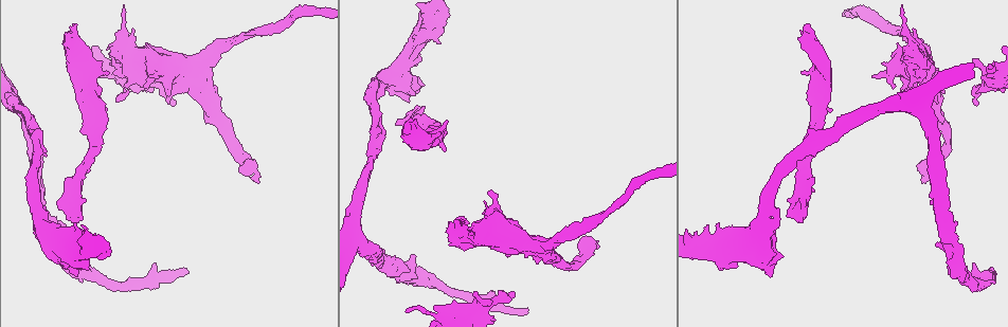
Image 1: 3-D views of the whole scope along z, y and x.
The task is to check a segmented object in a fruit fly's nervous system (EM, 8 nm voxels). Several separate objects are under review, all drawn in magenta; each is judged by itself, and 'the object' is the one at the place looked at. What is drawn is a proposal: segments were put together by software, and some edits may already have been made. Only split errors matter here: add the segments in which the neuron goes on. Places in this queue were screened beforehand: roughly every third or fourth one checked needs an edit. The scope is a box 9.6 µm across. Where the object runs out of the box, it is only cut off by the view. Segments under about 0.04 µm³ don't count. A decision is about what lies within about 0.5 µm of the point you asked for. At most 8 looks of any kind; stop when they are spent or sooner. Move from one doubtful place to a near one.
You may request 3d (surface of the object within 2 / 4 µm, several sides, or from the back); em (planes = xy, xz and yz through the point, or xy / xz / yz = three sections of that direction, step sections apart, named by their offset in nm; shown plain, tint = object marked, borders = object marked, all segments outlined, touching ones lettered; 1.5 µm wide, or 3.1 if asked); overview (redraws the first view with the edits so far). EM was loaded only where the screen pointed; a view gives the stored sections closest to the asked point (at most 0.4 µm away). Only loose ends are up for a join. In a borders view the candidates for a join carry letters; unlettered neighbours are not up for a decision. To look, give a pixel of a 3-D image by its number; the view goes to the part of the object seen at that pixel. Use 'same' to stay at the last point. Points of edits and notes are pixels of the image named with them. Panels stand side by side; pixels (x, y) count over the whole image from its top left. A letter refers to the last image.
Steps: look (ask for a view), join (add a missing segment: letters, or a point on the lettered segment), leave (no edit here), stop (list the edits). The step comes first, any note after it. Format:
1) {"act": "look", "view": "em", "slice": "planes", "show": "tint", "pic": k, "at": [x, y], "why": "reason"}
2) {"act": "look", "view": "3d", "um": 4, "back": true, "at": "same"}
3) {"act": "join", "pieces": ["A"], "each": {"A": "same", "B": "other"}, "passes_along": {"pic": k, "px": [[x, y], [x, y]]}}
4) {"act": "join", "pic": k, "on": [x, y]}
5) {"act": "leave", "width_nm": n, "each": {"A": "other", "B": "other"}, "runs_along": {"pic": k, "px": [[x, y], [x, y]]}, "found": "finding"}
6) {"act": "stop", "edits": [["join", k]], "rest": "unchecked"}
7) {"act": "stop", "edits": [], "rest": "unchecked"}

{"act": "look", "view": "3d", "um": 2, "pic": 1, "at": [450, 229], "why": "free end"}

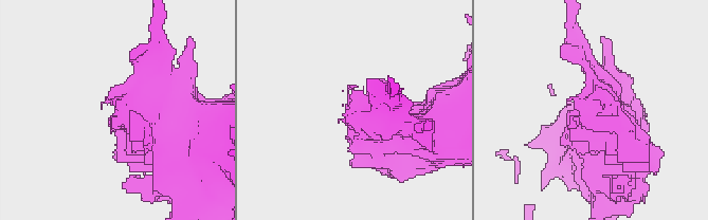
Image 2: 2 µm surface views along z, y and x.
{"act": "look", "view": "em", "um": 3.1, "slice": "planes", "show": "borders", "pic": 2, "at": [593, 130], "why": "shape alone is not enough"}

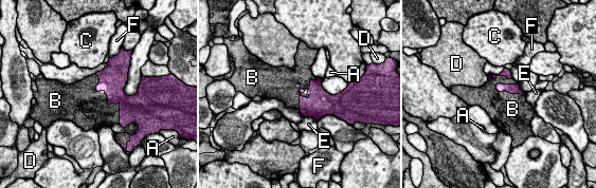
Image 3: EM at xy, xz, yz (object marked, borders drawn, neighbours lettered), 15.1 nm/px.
{"act": "join", "pieces": ["B"], "each": {"A": "other", "B": "same", "C": "other", "D": "other", "E": "other", "F": "other"}, "passes_along": {"pic": 3, "px": [[113, 83], [107, 98], [105, 114]]}, "found": "the neuron continues"}

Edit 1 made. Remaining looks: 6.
{"act": "look", "view": "overview"}

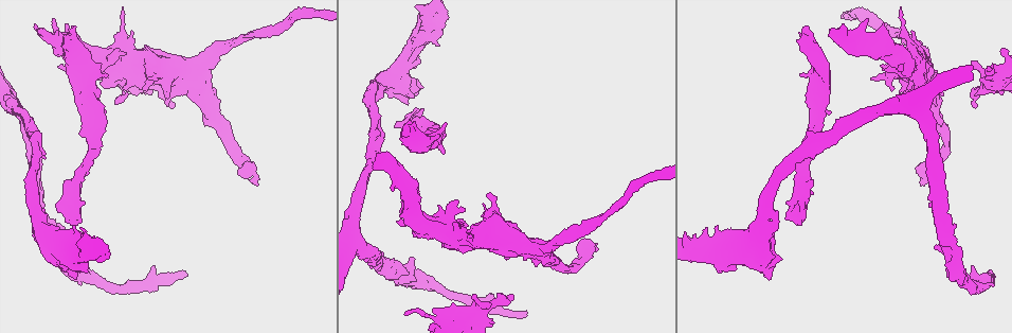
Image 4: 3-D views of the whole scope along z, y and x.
{"act": "look", "view": "em", "slice": "planes", "show": "borders", "pic": 4, "at": [172, 106], "why": "an open end"}

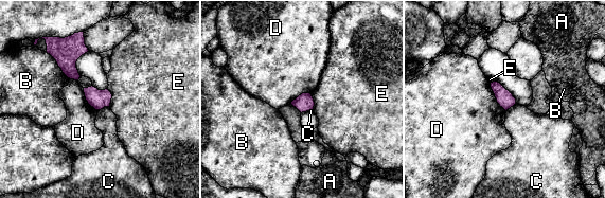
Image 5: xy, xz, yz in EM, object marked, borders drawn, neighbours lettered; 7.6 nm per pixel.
{"act": "leave", "width_nm": 120, "each": {"A": "other", "B": "other", "C": "other", "D": "other", "E": "other"}, "border": {"pic": 5, "px": [[490, 83], [496, 102], [505, 111]]}, "found": "none of them fits"}

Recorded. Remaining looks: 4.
{"act": "look", "view": "3d", "um": 4, "pic": 4, "at": [374, 166], "why": "branch stops here"}

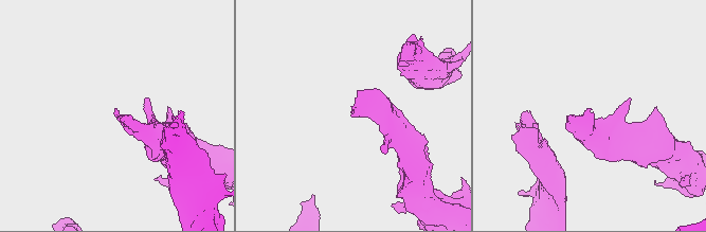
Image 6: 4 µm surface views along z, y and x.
{"act": "look", "view": "em", "slice": "xz", "step": 8, "show": "tint", "pic": 6, "at": [590, 111], "why": "now the EM"}

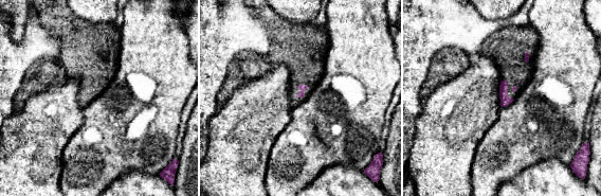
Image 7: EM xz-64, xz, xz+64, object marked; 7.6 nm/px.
{"act": "look", "view": "em", "slice": "planes", "show": "borders", "at": "same"}

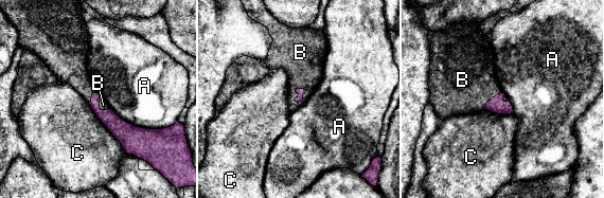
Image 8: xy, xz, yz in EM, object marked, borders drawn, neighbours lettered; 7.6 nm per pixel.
{"act": "join", "pieces": ["B"], "each": {"A": "other", "B": "same", "C": "other"}, "passes_along": {"pic": 8, "px": [[119, 128], [99, 103], [103, 105]]}, "found": "the neuron continues"}

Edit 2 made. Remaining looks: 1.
{"act": "stop", "edits": [["join", 3], ["join", 8]], "rest": "unchecked"}

